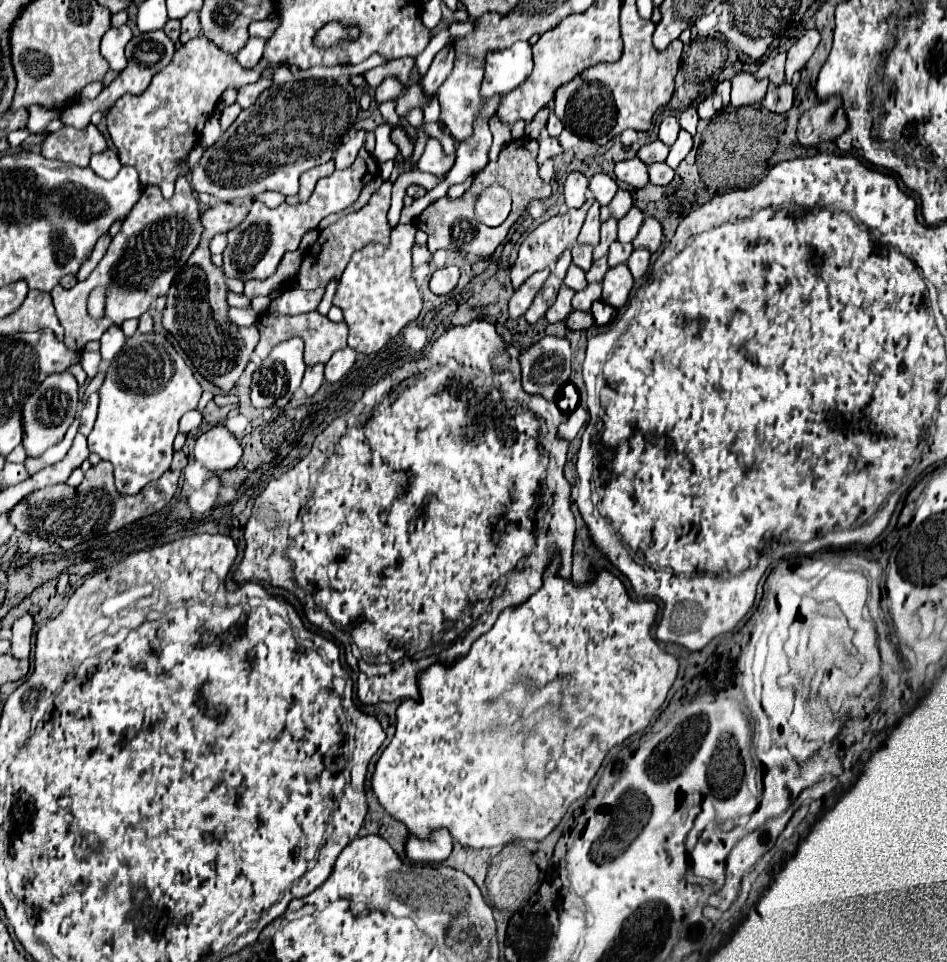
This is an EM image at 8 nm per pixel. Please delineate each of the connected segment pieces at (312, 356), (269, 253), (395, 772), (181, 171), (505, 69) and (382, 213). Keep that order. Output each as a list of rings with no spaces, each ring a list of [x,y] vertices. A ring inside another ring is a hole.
[[[266,310],[266,312],[260,314],[260,318],[258,318],[258,328],[260,328],[260,342],[258,342],[256,350],[254,350],[254,354],[256,354],[258,358],[268,356],[268,350],[270,350],[274,344],[278,344],[278,342],[282,342],[282,340],[288,340],[288,338],[292,338],[292,336],[300,336],[300,338],[304,340],[304,344],[306,344],[306,346],[304,346],[304,362],[306,362],[306,366],[314,366],[314,364],[318,364],[318,362],[326,364],[328,358],[330,358],[336,350],[342,350],[342,348],[348,346],[348,344],[346,344],[348,326],[346,326],[344,322],[334,324],[334,322],[330,322],[326,316],[322,316],[322,314],[318,314],[318,312],[308,312],[308,314],[300,314],[300,316],[278,316],[276,312]]]
[[[364,150],[358,152],[354,164],[346,170],[336,170],[332,176],[320,178],[312,196],[304,202],[304,204],[280,204],[278,208],[268,208],[262,202],[254,202],[248,216],[238,224],[238,228],[232,228],[226,236],[228,236],[228,246],[224,250],[224,274],[228,278],[242,278],[242,280],[264,280],[268,276],[272,276],[284,256],[284,252],[292,252],[298,248],[302,236],[314,228],[318,228],[320,220],[326,218],[332,212],[340,212],[344,208],[348,208],[350,204],[354,204],[358,200],[358,194],[364,186],[366,178],[376,176],[378,164],[376,160],[366,154]]]
[[[554,558],[552,564],[548,566],[546,574],[544,574],[544,584],[542,584],[542,588],[540,588],[534,596],[530,596],[530,600],[526,600],[524,604],[520,604],[520,606],[516,606],[516,608],[506,608],[506,610],[500,614],[500,618],[496,620],[496,624],[492,626],[492,630],[486,632],[484,636],[480,636],[480,638],[472,644],[468,656],[458,658],[452,668],[446,668],[444,664],[436,662],[436,664],[432,664],[428,670],[424,670],[424,672],[420,674],[420,678],[418,678],[418,684],[420,684],[420,700],[418,700],[418,702],[414,702],[414,700],[404,700],[404,702],[398,706],[398,710],[396,710],[396,734],[394,734],[392,742],[388,744],[388,748],[382,752],[382,756],[380,756],[378,764],[376,764],[376,772],[374,772],[374,778],[372,778],[372,788],[374,788],[374,792],[376,792],[376,796],[378,796],[380,804],[382,804],[382,808],[384,808],[392,818],[404,822],[406,828],[408,828],[408,832],[416,834],[418,838],[428,838],[428,834],[430,834],[432,830],[436,830],[436,828],[448,828],[448,832],[452,834],[454,840],[458,840],[460,844],[470,846],[470,848],[492,848],[492,846],[504,846],[504,844],[508,844],[510,840],[542,840],[542,838],[546,838],[546,836],[558,826],[558,822],[560,822],[562,816],[566,814],[568,806],[570,806],[574,800],[578,800],[582,794],[586,794],[586,792],[582,792],[582,790],[584,790],[582,778],[584,778],[584,774],[588,774],[588,768],[590,768],[590,780],[592,780],[592,778],[594,778],[592,774],[596,774],[596,770],[600,768],[600,764],[602,764],[606,752],[608,752],[612,746],[623,743],[628,736],[632,736],[640,732],[640,730],[644,730],[644,728],[650,724],[650,718],[654,716],[654,712],[656,712],[656,710],[662,706],[662,702],[666,700],[666,694],[668,694],[670,686],[674,684],[674,680],[676,680],[678,660],[676,660],[676,656],[666,654],[666,652],[656,644],[656,640],[650,636],[650,628],[654,626],[654,618],[656,618],[656,612],[658,612],[656,602],[632,600],[632,598],[628,596],[624,584],[622,584],[616,576],[612,576],[610,572],[606,572],[606,570],[598,572],[598,576],[594,578],[594,582],[576,588],[570,580],[562,580],[562,578],[556,574],[556,572],[558,572],[558,566],[560,566],[560,560]]]
[[[204,36],[192,38],[174,52],[170,64],[152,78],[146,92],[122,96],[106,112],[106,128],[118,150],[120,162],[124,166],[134,166],[144,186],[156,186],[164,198],[170,198],[176,178],[190,172],[186,162],[188,154],[198,142],[206,120],[212,116],[220,94],[228,86],[240,88],[260,80],[266,68],[274,66],[262,58],[256,68],[244,70],[234,56],[222,52]]]
[[[516,42],[514,46],[498,52],[488,52],[484,62],[484,82],[480,88],[482,100],[496,94],[508,94],[520,86],[532,72],[532,46]]]
[[[384,182],[374,194],[372,198],[368,200],[368,204],[364,208],[360,208],[358,212],[354,214],[346,214],[344,218],[340,218],[336,224],[324,228],[318,236],[318,240],[314,242],[314,246],[308,250],[304,262],[302,262],[302,268],[298,272],[298,278],[294,282],[294,286],[300,286],[300,288],[306,288],[306,290],[312,290],[312,288],[318,288],[318,286],[326,286],[332,278],[340,280],[340,274],[344,272],[346,264],[350,262],[352,254],[360,248],[364,248],[366,244],[370,242],[380,242],[380,244],[388,244],[390,240],[390,226],[386,222],[386,214],[388,214],[388,208],[390,208],[390,190],[392,190],[392,184],[390,182]]]

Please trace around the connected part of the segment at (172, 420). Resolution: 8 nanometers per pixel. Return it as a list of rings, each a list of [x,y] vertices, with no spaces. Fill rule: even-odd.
[[[136,332],[126,340],[124,348],[114,356],[106,370],[104,384],[98,390],[98,418],[94,430],[88,436],[90,452],[96,452],[102,460],[112,462],[116,488],[120,494],[138,494],[146,484],[158,480],[172,462],[172,442],[178,434],[178,422],[182,414],[194,410],[202,396],[202,388],[194,378],[194,372],[186,366],[186,362],[176,354],[172,344],[162,334],[142,334]]]

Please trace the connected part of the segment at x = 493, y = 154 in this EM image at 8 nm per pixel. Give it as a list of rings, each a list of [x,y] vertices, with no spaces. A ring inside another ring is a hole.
[[[490,118],[490,130],[494,134],[494,142],[492,142],[490,150],[488,150],[488,160],[494,162],[494,160],[498,160],[498,154],[504,148],[504,144],[510,142],[510,126],[502,124],[496,118]]]

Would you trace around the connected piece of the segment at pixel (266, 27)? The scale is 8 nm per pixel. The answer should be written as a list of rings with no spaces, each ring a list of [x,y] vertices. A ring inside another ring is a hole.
[[[270,14],[260,22],[252,22],[250,36],[260,36],[260,38],[268,40],[268,36],[272,36],[272,32],[276,32],[276,24],[280,24],[280,20],[276,20],[276,14]]]

